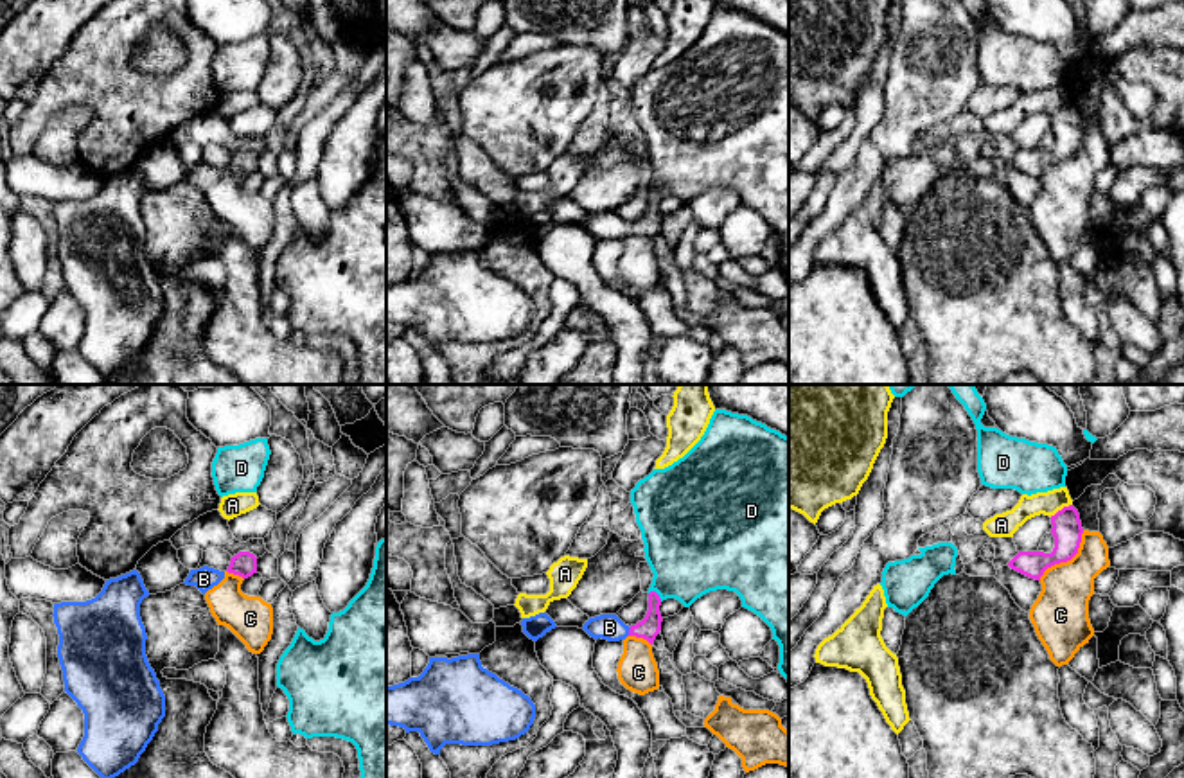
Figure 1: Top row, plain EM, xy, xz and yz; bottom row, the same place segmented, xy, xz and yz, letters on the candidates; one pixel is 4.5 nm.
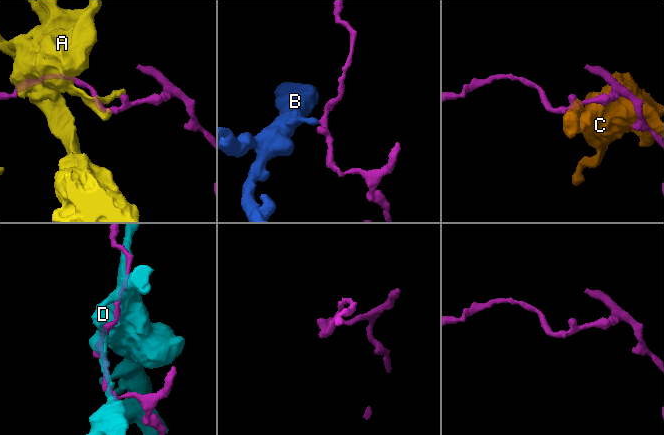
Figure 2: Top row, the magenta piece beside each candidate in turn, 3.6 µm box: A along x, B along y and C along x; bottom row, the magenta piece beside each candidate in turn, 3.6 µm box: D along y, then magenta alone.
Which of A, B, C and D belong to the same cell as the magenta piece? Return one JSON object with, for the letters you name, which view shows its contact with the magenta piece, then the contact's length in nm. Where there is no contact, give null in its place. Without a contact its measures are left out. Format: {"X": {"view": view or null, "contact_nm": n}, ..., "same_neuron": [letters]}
{"B": {"view": "xz", "contact_nm": 40}, "same_neuron": ["B"]}

